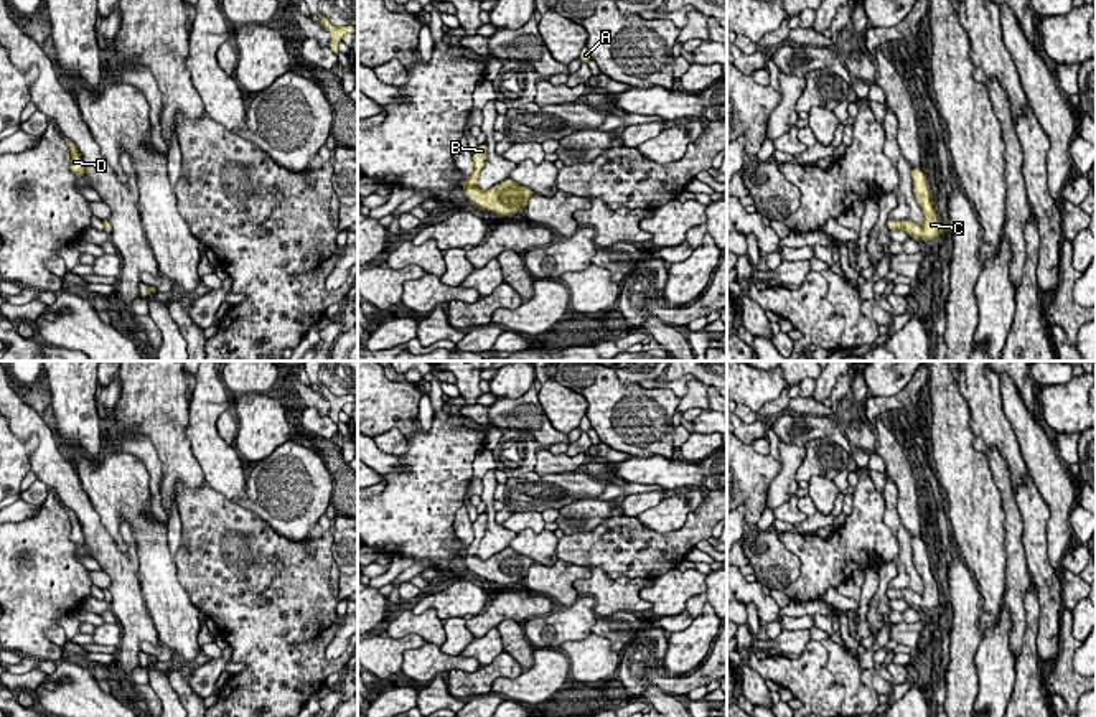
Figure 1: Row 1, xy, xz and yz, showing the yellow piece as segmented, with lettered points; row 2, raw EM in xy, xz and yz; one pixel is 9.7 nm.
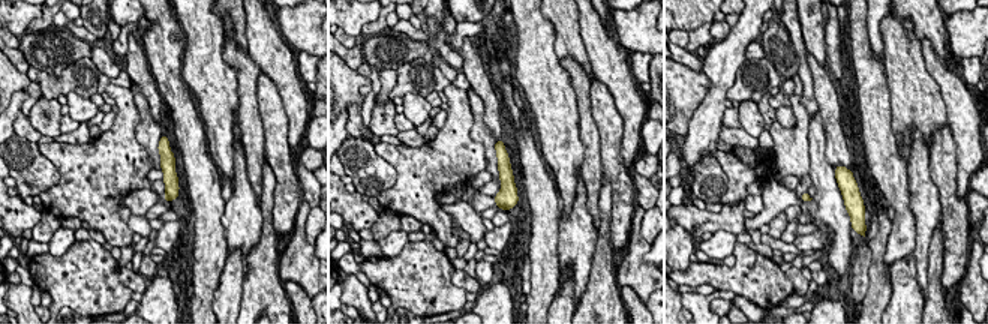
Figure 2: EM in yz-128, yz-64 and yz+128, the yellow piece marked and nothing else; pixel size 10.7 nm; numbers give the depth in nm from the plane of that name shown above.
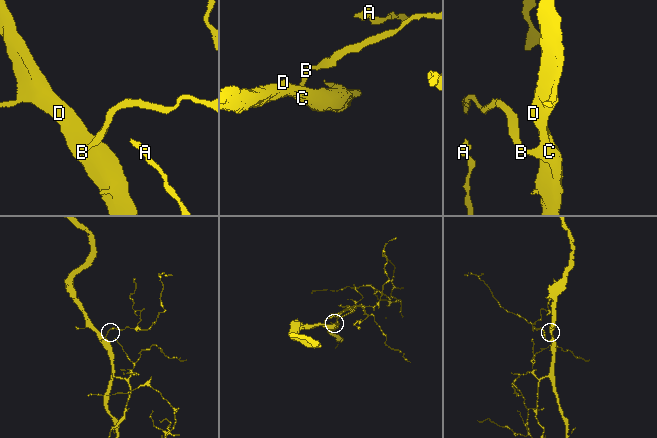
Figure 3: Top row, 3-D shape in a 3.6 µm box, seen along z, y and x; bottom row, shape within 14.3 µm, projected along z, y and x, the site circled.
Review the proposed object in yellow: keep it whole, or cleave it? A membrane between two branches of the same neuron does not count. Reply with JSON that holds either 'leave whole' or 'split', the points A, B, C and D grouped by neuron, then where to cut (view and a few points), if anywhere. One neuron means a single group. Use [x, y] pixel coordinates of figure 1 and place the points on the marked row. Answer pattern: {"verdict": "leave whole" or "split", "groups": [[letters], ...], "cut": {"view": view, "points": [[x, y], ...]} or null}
{"verdict": "leave whole", "groups": [["A", "B", "C", "D"]], "cut": null}

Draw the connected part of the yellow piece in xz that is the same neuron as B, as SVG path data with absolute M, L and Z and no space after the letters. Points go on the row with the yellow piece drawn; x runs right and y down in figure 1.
M478 145L476 152L471 153L473 171L466 176L463 190L471 204L491 211L494 214L509 216L524 213L529 198L534 194L532 190L514 183L511 178L494 185L483 191L478 185L478 175L485 166L488 145Z

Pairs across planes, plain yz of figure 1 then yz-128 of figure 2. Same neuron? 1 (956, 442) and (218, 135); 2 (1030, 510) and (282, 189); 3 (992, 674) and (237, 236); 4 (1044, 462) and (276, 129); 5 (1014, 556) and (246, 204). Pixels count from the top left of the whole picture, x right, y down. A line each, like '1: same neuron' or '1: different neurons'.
1: same neuron
2: same neuron
3: same neuron
4: different neurons
5: different neurons

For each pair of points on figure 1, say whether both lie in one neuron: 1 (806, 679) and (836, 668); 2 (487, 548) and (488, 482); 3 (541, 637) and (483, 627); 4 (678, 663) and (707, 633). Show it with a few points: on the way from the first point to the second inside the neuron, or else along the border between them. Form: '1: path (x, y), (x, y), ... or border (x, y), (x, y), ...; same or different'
1: path (813, 678), (826, 678), (829, 674); same
2: path (491, 531), (488, 498); same
3: border (538, 615), (526, 622); different
4: path (684, 656), (701, 640); same

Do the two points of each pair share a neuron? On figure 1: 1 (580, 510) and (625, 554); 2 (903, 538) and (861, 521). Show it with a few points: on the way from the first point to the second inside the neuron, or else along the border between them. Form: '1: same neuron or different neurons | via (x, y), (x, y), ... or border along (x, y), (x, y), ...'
1: different neurons | border along (613, 505), (608, 516), (590, 529), (564, 534)
2: different neurons | border along (884, 496), (884, 524), (897, 541), (892, 561)

